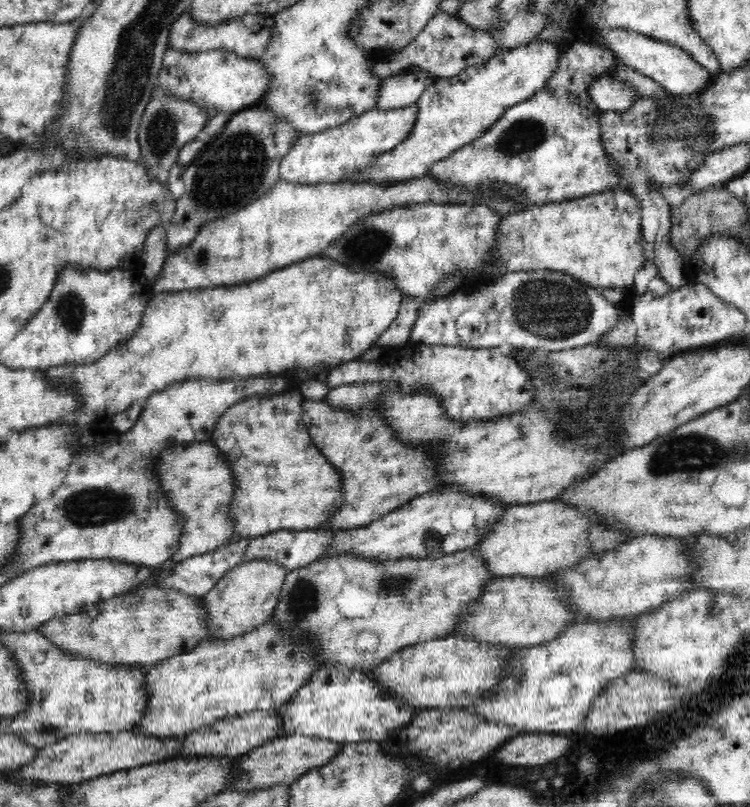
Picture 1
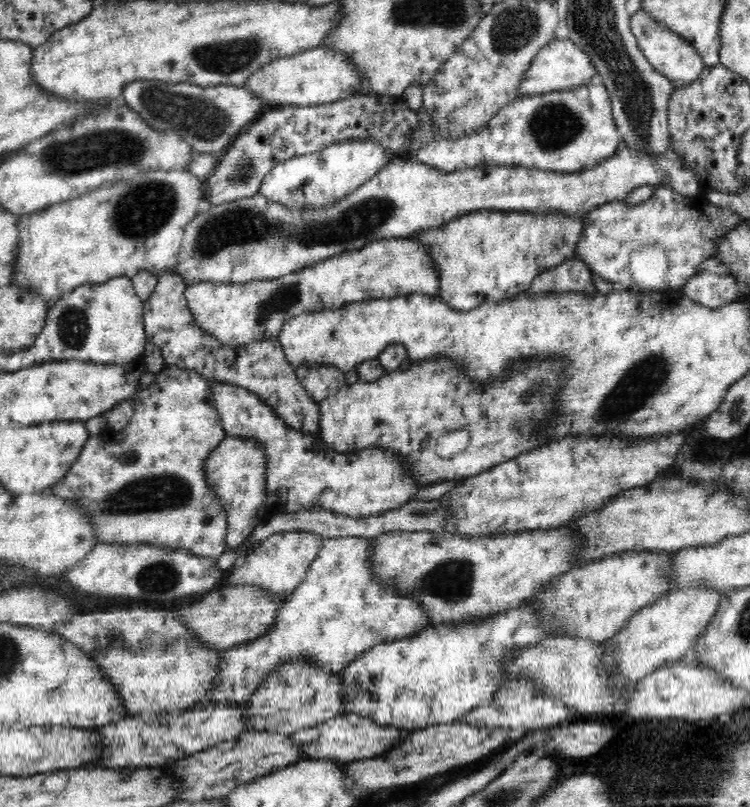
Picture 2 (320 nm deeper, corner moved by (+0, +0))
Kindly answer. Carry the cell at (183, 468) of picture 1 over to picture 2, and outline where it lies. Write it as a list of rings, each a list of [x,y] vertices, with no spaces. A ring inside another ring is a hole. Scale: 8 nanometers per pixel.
[[[226,436],[205,462],[205,475],[228,514],[227,548],[244,543],[259,524],[258,510],[267,504],[267,451],[255,438]]]

